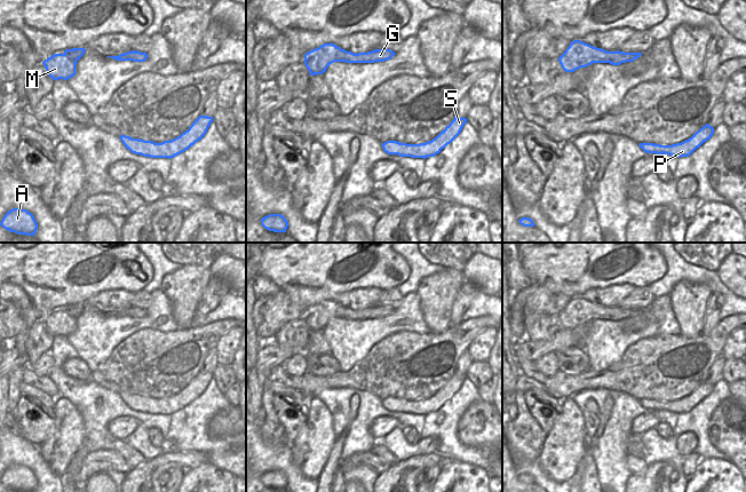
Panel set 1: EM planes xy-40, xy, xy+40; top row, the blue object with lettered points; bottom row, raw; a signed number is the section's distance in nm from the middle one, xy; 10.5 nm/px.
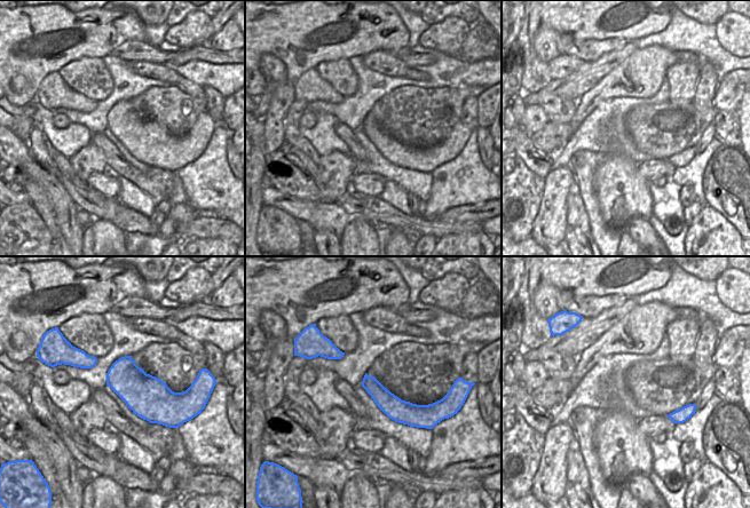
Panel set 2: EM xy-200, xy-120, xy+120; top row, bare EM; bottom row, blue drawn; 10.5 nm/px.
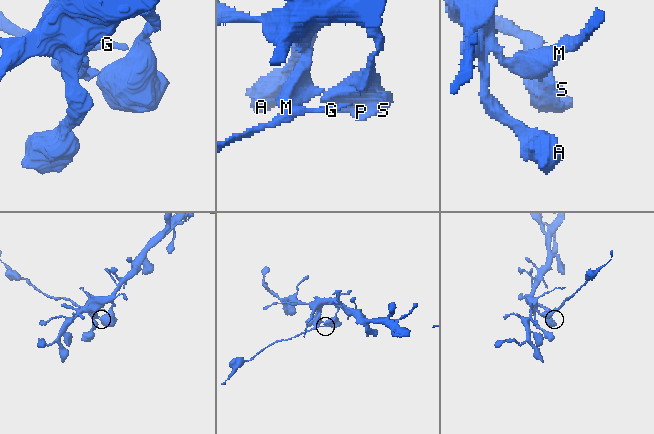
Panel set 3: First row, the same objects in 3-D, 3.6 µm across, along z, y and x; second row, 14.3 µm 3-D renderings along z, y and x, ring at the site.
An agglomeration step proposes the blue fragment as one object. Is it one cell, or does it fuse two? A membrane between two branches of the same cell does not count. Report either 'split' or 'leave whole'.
split

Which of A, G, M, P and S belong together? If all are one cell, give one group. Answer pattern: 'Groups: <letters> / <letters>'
Groups: A M P S / G

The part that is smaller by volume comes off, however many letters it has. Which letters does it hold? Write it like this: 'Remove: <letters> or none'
Remove: G

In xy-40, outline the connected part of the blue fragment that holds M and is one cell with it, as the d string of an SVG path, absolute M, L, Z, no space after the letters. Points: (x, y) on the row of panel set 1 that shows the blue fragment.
M54 54L42 62L47 74L53 80L68 80L76 74L76 61L71 61L64 54Z

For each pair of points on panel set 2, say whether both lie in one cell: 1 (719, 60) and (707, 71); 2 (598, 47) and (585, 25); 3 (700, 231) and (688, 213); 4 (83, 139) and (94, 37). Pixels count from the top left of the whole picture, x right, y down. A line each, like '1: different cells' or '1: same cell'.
1: different cells
2: different cells
3: different cells
4: different cells

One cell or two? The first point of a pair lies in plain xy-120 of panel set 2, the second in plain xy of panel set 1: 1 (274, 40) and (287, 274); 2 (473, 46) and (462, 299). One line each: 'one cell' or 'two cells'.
1: one cell
2: one cell

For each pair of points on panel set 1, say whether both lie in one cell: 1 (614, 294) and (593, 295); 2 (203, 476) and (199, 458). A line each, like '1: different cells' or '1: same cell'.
1: same cell
2: different cells

